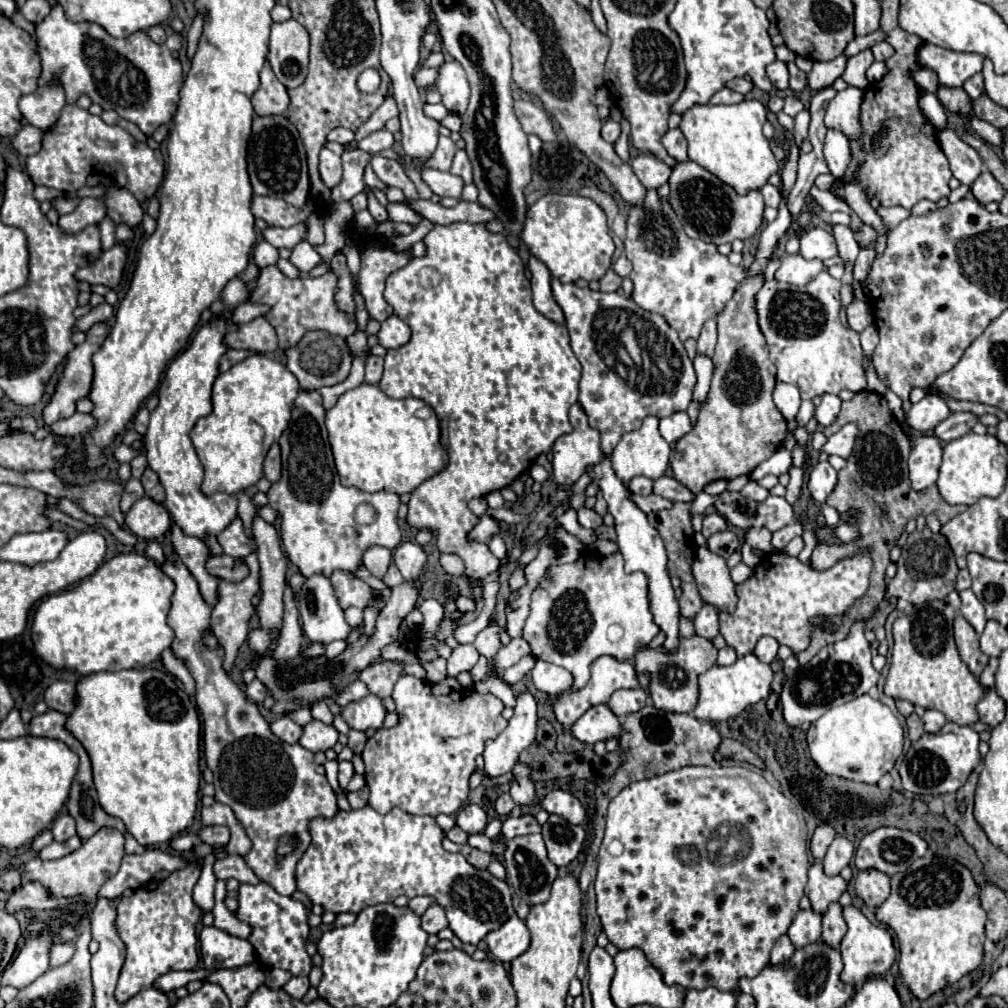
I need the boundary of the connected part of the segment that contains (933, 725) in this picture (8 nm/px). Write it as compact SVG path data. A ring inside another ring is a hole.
M925 710L923 716L923 724L925 724L925 732L939 732L945 724L945 716L939 710Z

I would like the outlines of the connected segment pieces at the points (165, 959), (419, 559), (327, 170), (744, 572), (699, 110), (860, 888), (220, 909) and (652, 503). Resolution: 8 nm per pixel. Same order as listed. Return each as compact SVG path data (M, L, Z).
M187 866L187 868L181 868L177 872L171 872L171 876L165 880L151 880L151 882L143 884L143 888L133 890L131 896L121 898L115 924L119 928L121 940L125 942L127 956L125 956L125 964L121 968L117 990L115 990L115 1000L119 1004L125 1004L139 990L143 990L145 986L151 986L159 976L163 976L171 970L195 970L195 966L199 962L195 926L201 920L201 908L193 900L193 888L199 880L199 874L201 874L201 868Z
M403 542L393 550L393 562L397 564L405 580L417 580L423 576L427 556L419 544Z
M329 148L321 150L321 176L327 186L337 186L341 180L341 158Z
M740 562L730 570L730 574L735 584L740 584L753 574L753 569L747 566L745 563Z
M743 100L731 106L691 106L683 114L683 120L679 124L679 130L689 142L689 160L707 168L739 194L759 190L767 182L767 178L779 170L779 164L769 148L769 140L761 132L765 114L767 110L759 100Z
M863 870L855 878L857 896L863 898L867 908L877 908L889 896L889 876L879 870Z
M217 880L215 884L215 906L213 906L213 916L215 916L215 926L229 932L229 934L235 934L239 938L247 938L251 936L251 926L249 924L243 924L241 920L237 920L229 910L227 906L223 904L225 900L225 882L223 880Z
M631 494L631 498L635 500L635 504L645 512L655 512L655 510L667 510L671 508L675 502L673 500L667 500L667 498L661 498L661 496L639 496L639 494Z

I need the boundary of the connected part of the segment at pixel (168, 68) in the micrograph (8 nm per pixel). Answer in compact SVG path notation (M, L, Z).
M53 6L47 18L35 26L35 36L39 42L41 56L41 76L39 86L49 86L51 80L57 80L65 90L67 104L75 104L81 94L87 94L91 102L99 104L103 110L115 110L121 118L137 124L143 134L151 136L161 124L169 124L177 110L179 88L183 84L181 62L171 54L181 48L181 36L175 33L169 36L163 44L155 44L145 32L133 32L129 38L113 38L101 26L91 22L69 22L63 14L61 6Z

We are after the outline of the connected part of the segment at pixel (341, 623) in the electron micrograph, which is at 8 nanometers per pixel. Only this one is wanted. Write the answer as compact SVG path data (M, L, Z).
M309 576L299 594L301 628L309 640L345 640L351 626L343 618L335 588L327 576Z

